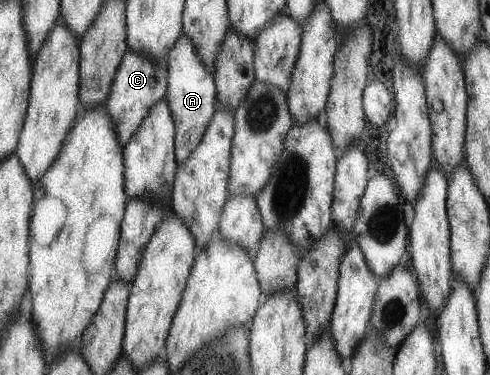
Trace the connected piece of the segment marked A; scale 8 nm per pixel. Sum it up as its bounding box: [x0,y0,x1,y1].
[164,32,215,163]

